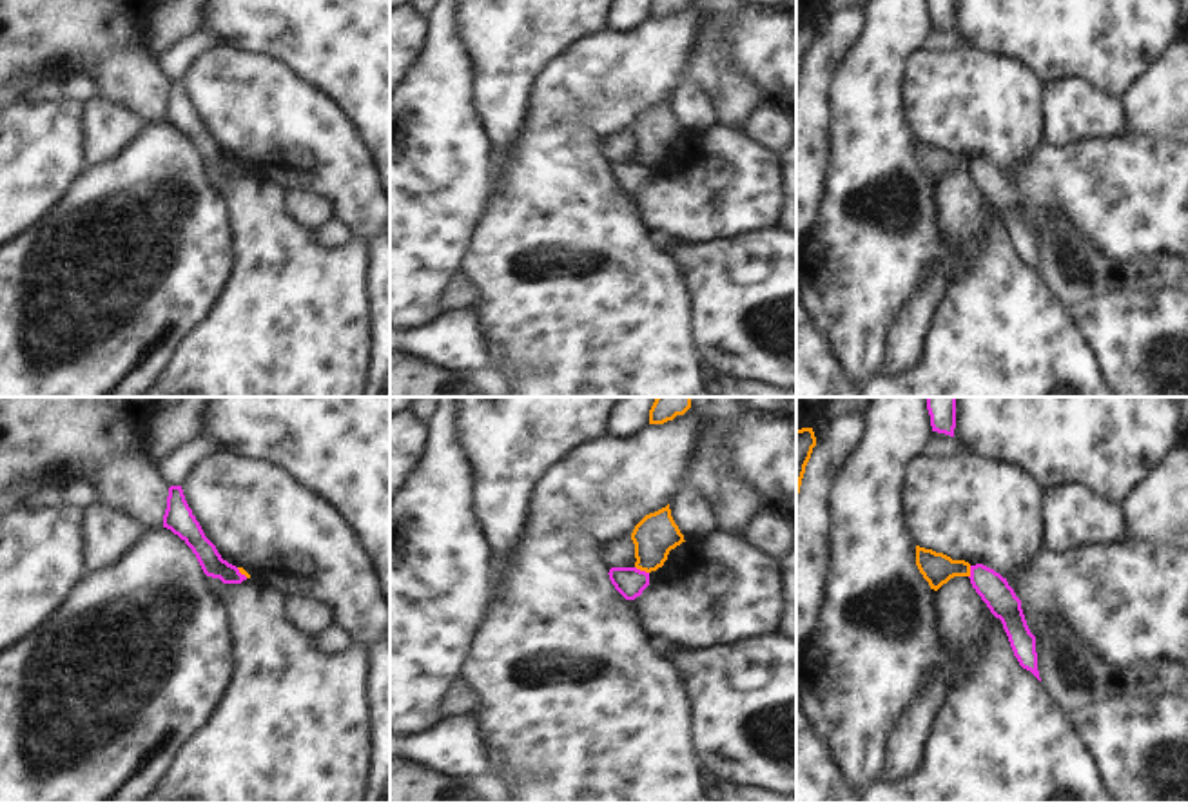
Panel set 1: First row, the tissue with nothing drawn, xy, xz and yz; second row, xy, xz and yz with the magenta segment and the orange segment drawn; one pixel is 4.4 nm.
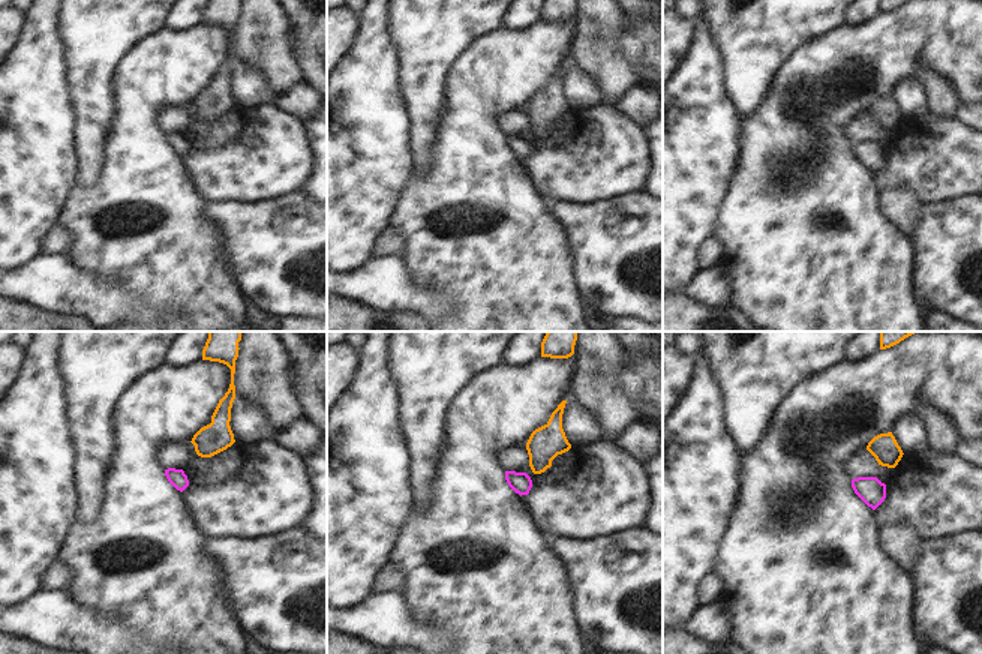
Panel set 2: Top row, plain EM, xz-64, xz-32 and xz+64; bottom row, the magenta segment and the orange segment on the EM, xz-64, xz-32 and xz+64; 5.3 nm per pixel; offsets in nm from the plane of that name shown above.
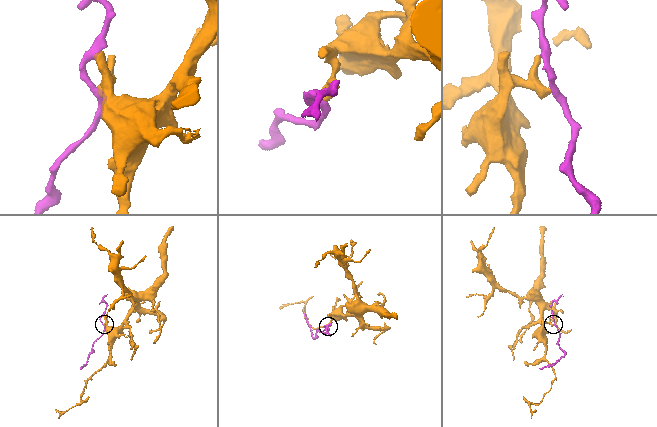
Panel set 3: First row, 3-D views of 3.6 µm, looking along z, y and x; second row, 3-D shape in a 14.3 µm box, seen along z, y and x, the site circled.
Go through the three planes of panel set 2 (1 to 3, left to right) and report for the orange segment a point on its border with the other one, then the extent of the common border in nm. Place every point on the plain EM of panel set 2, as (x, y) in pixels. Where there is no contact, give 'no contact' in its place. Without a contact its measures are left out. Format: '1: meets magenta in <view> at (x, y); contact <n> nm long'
1: no contact
2: no contact
3: no contact

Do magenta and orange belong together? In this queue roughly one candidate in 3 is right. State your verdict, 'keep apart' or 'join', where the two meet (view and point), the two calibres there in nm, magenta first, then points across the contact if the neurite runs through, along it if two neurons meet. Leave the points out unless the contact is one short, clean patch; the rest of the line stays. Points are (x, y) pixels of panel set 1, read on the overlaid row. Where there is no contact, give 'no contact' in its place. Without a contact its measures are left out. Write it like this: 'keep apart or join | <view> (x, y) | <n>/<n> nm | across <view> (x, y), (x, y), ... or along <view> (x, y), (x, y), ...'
keep apart | xz (642, 571) | 140/190 nm | along xz (635, 566), (648, 573)

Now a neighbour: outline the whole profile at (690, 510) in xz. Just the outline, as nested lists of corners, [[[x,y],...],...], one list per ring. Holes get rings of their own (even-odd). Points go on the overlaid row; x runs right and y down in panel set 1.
[[[682,484],[673,495],[669,509],[686,542],[693,542],[716,531],[716,518],[704,493],[687,484]]]

